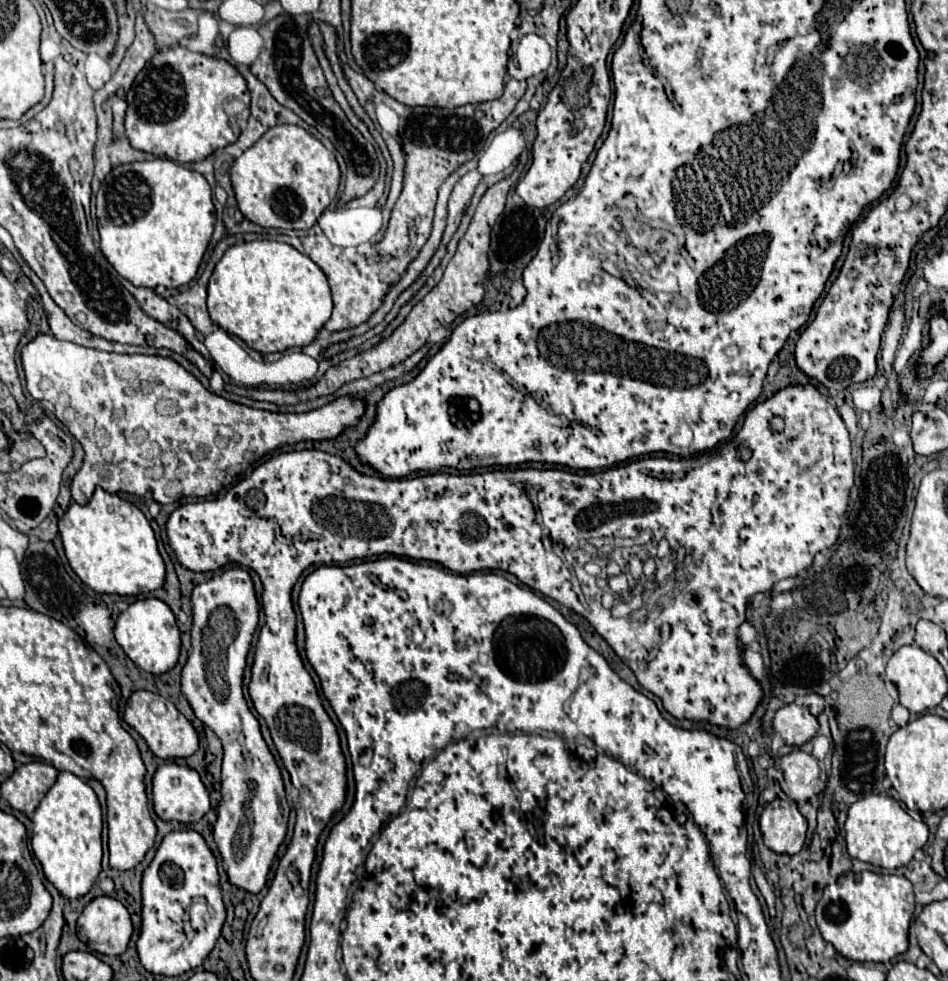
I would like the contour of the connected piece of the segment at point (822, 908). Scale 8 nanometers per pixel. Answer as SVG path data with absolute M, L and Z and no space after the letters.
M871 871L845 873L829 885L817 903L817 927L827 943L851 961L889 963L907 951L909 921L915 909L913 885L903 875L877 875Z

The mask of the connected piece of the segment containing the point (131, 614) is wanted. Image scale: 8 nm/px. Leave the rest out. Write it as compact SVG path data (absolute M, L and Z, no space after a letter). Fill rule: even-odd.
M141 599L131 603L115 623L115 639L123 647L127 657L147 673L153 675L167 673L179 661L179 649L181 649L179 627L175 615L161 599Z

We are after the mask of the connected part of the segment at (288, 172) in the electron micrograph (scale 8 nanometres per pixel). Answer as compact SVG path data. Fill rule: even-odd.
M297 125L271 127L231 167L231 183L241 213L261 227L275 229L311 229L337 195L339 177L335 155Z

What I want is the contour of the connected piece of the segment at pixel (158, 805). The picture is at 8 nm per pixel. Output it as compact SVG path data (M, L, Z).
M163 763L153 775L153 809L165 821L197 823L209 811L209 793L199 773L187 765Z

